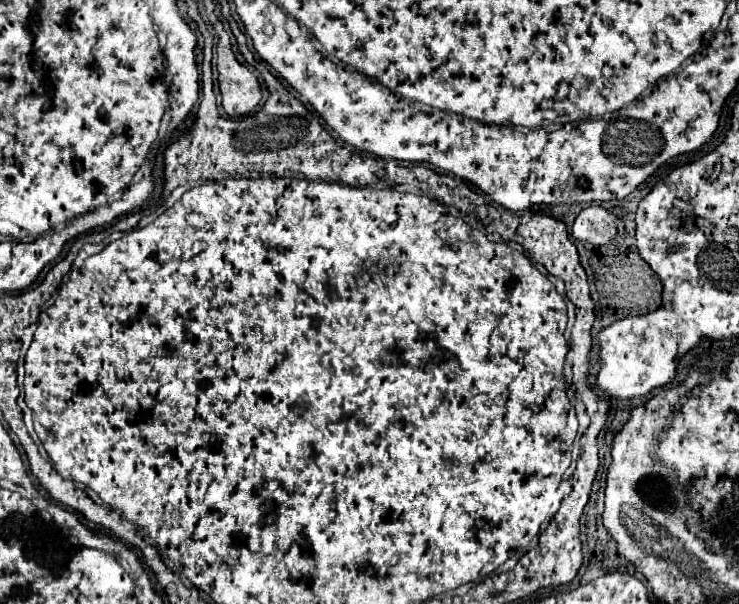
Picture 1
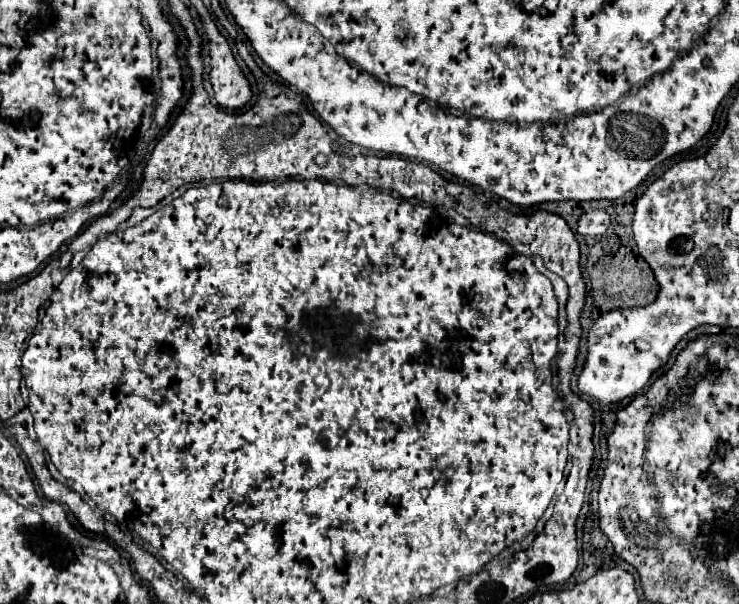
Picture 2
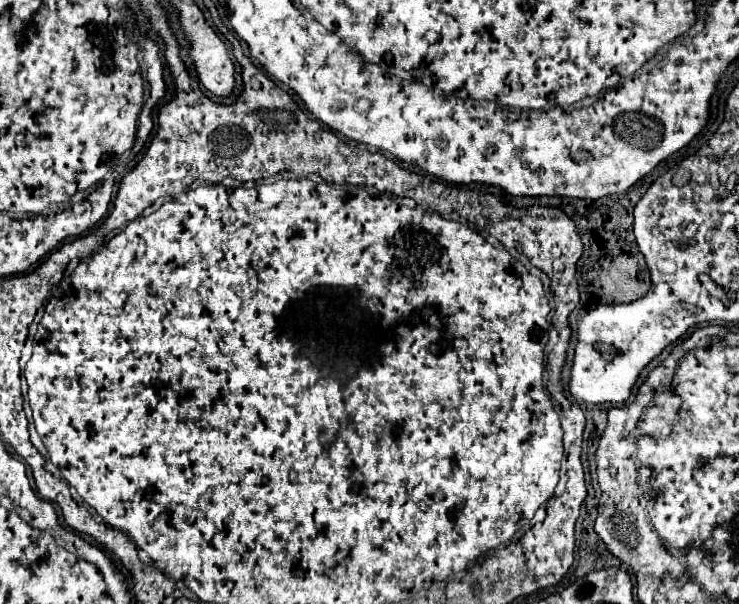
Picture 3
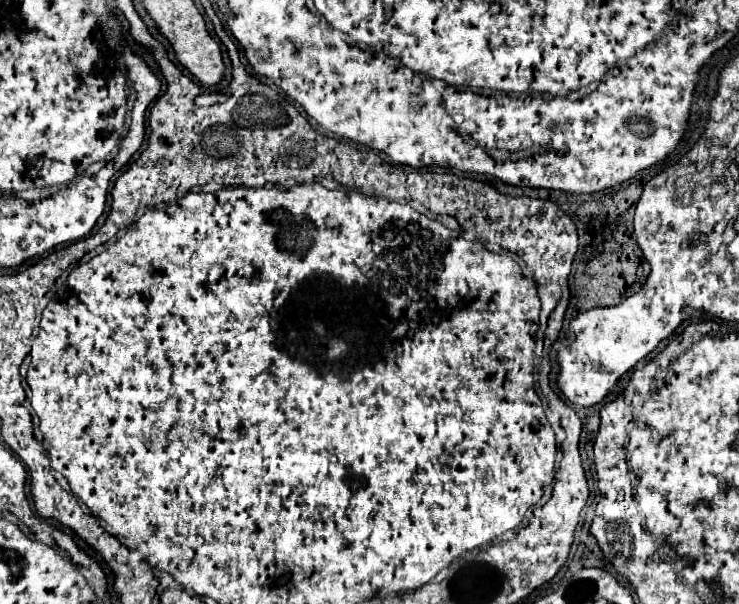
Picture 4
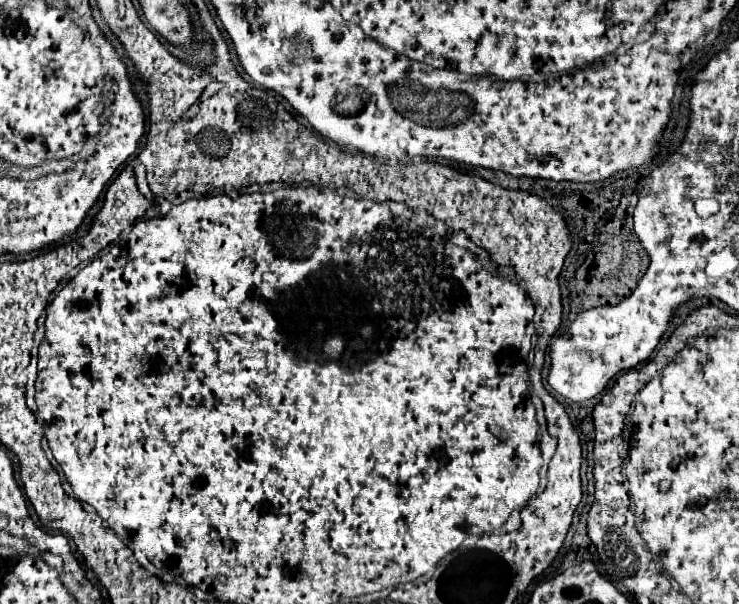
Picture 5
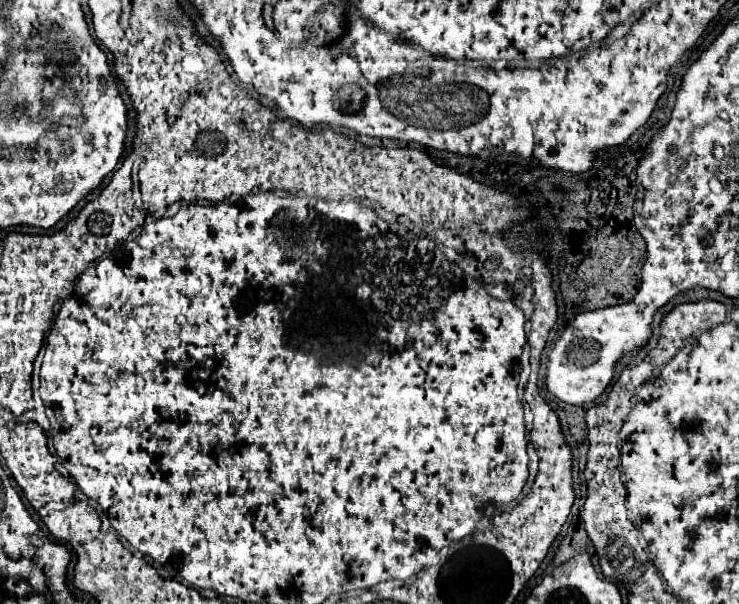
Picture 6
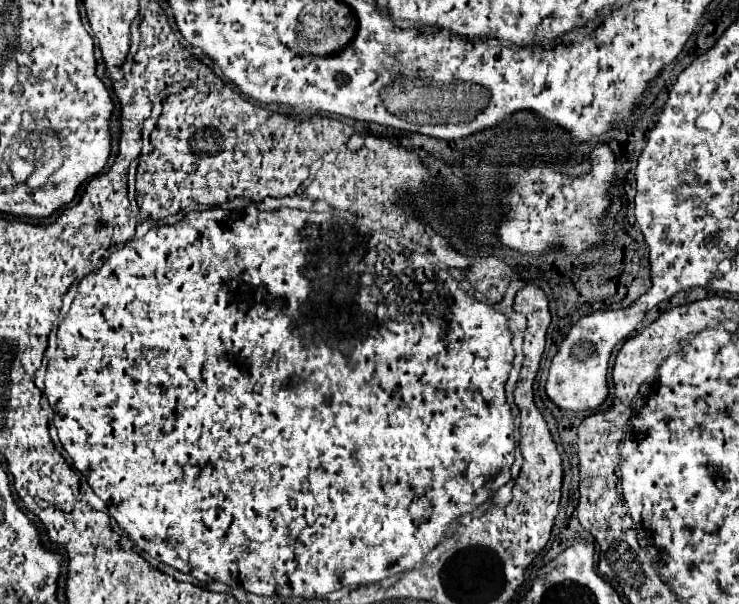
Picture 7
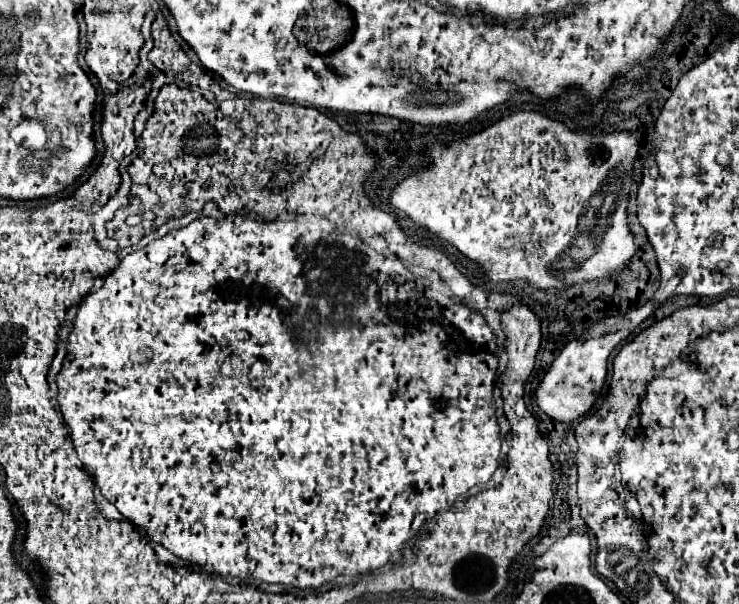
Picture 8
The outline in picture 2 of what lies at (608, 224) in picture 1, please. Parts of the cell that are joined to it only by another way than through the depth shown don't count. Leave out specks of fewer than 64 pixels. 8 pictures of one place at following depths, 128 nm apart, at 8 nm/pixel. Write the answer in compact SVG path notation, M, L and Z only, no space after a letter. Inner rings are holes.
M588 210L578 222L578 232L598 236L606 232L608 224L610 224L610 216L604 210Z

